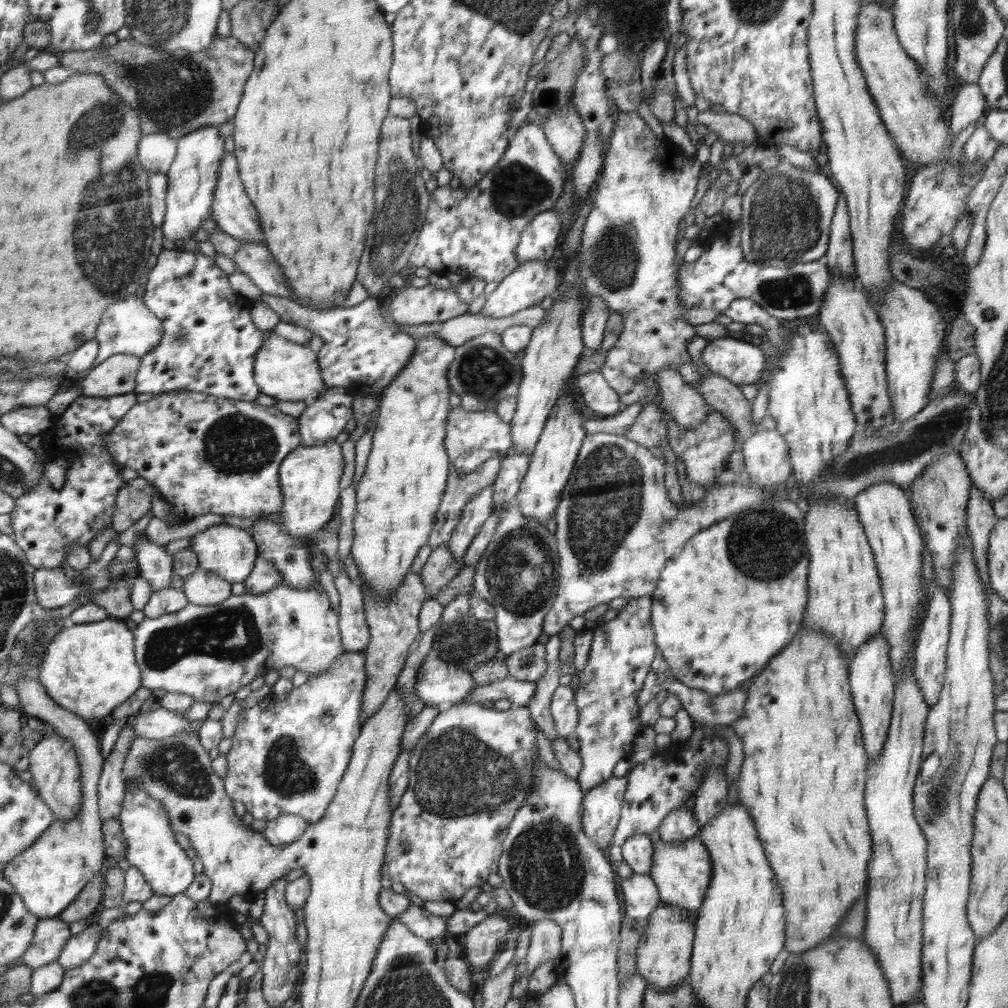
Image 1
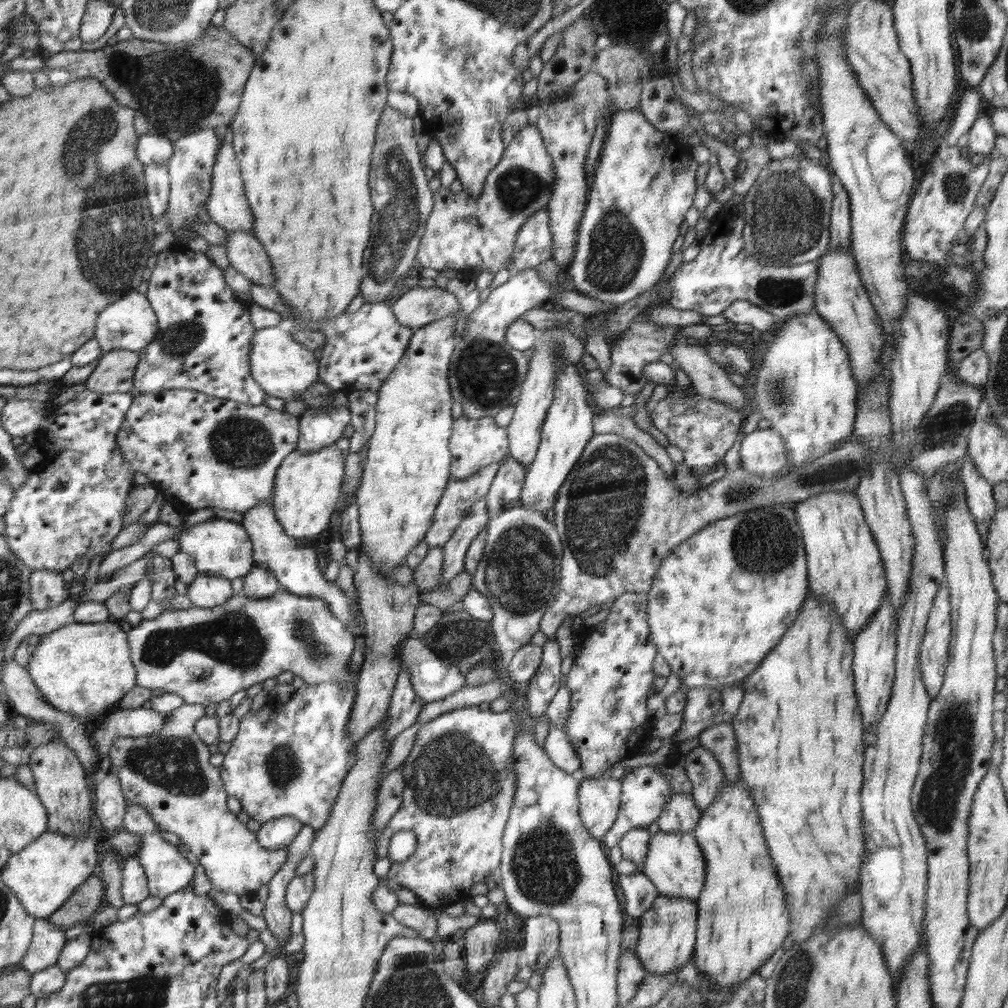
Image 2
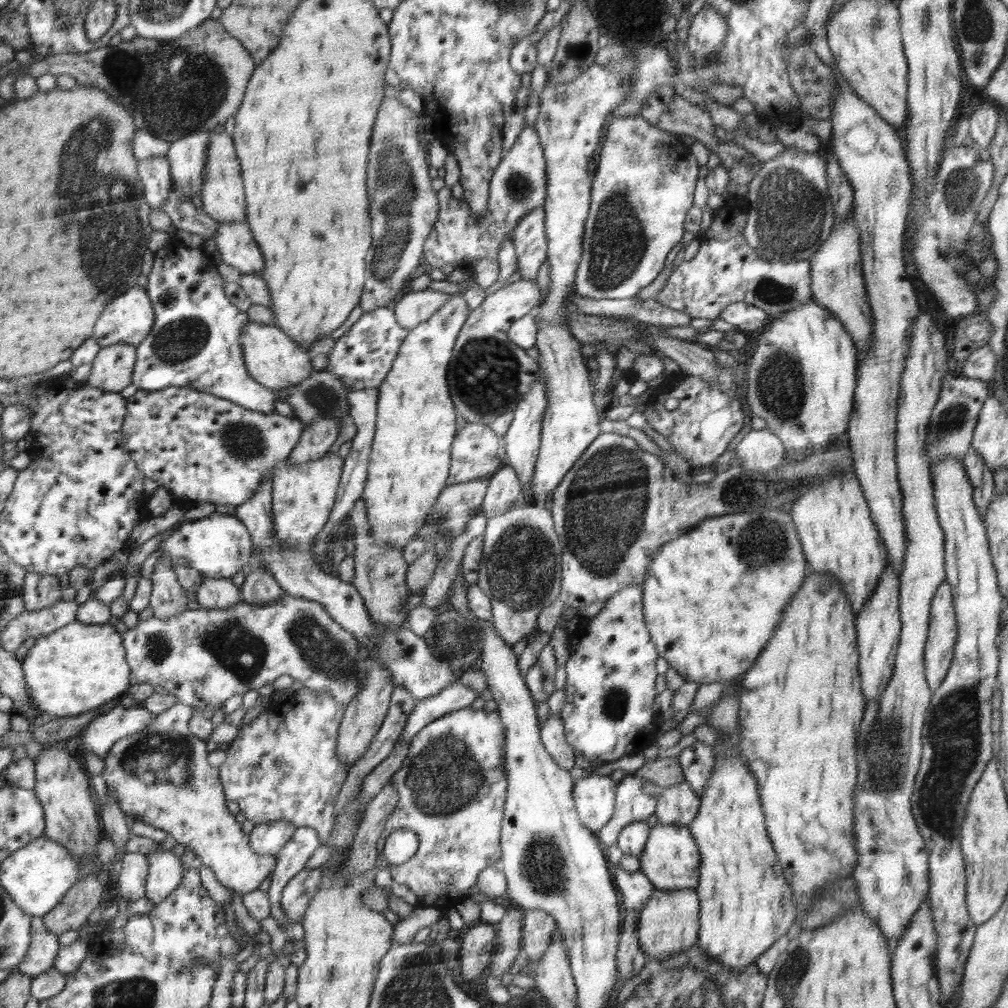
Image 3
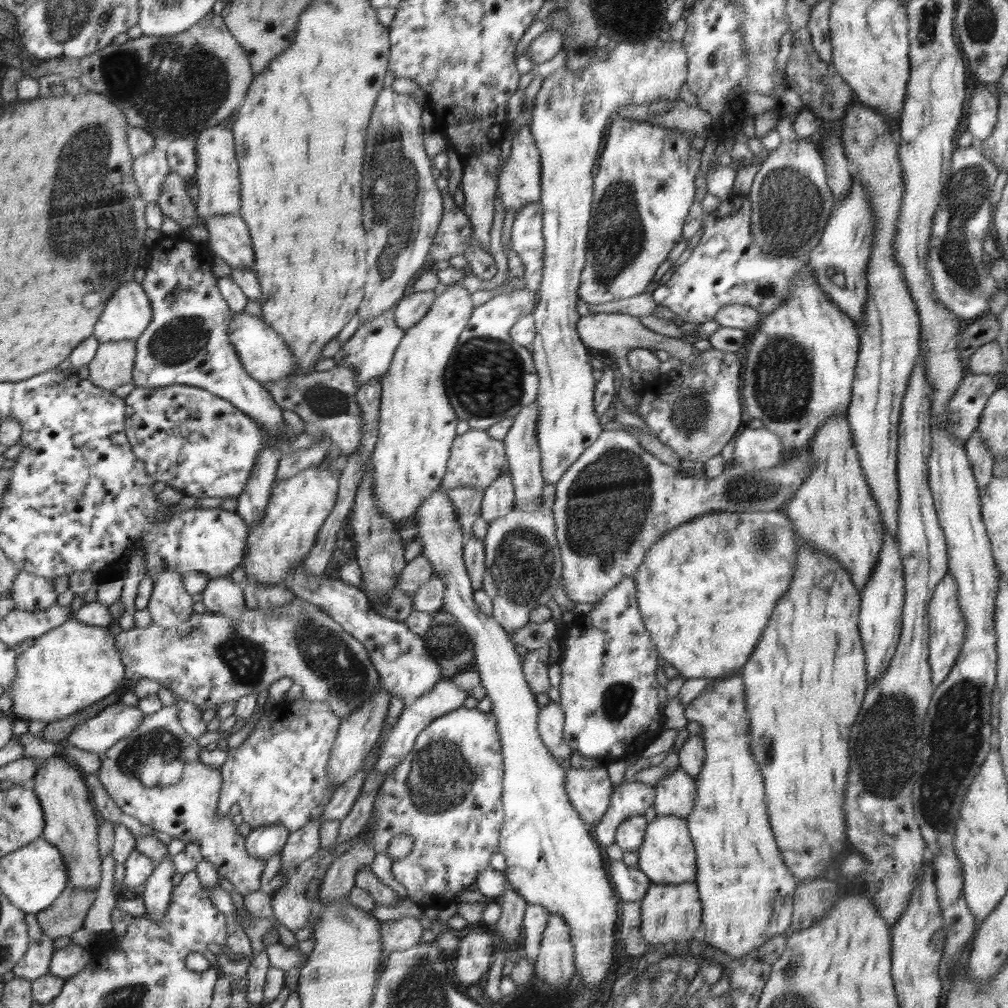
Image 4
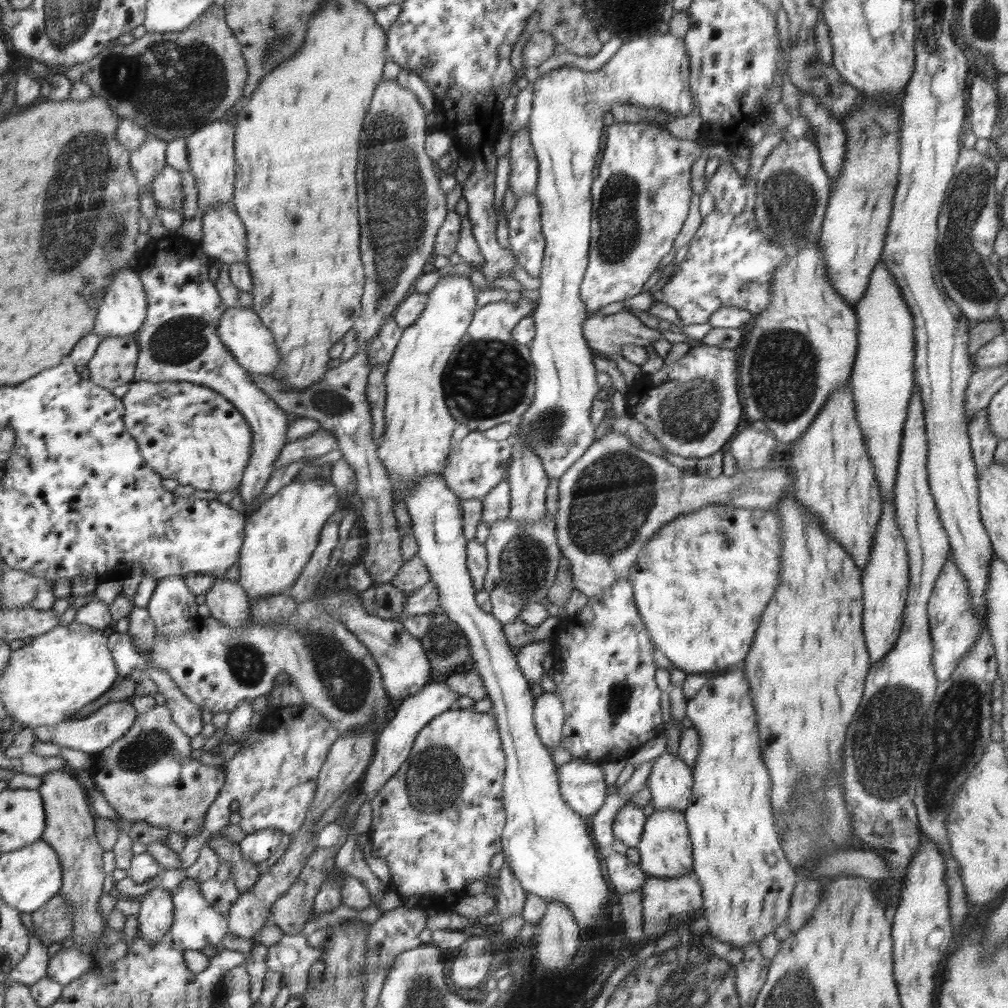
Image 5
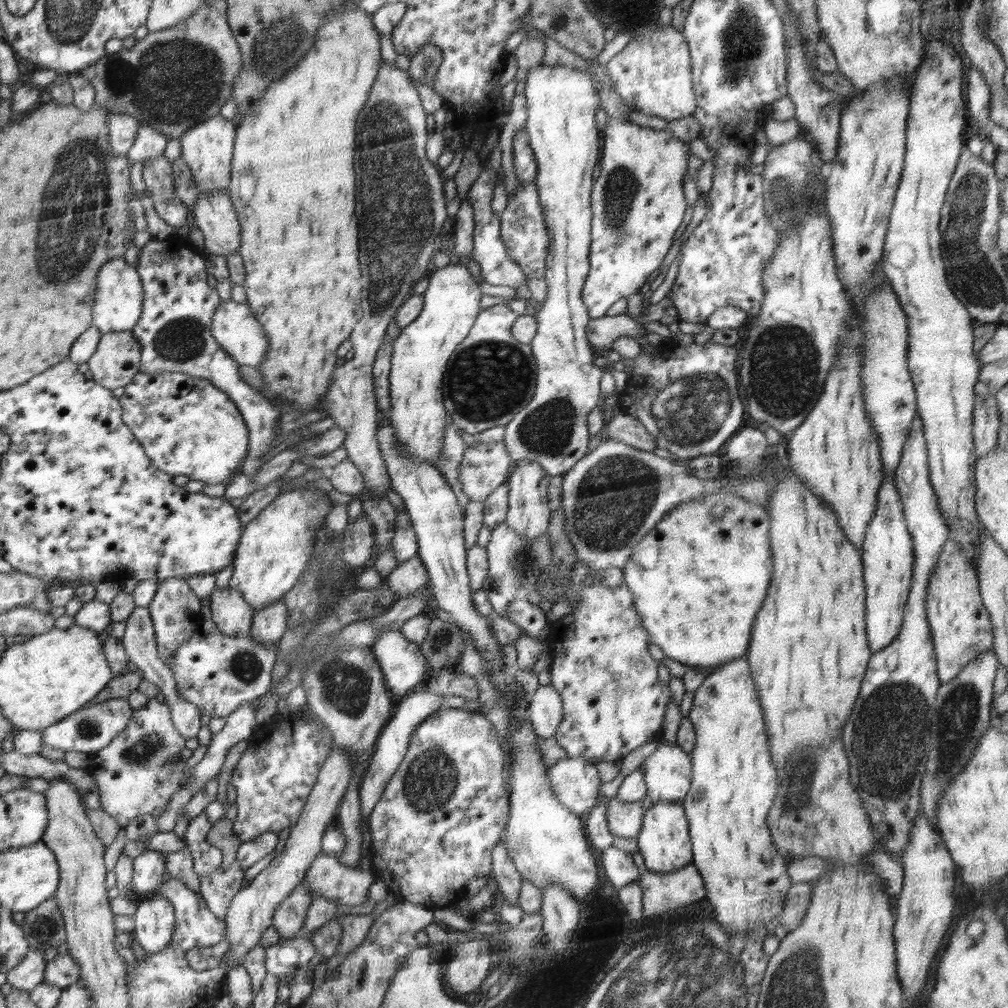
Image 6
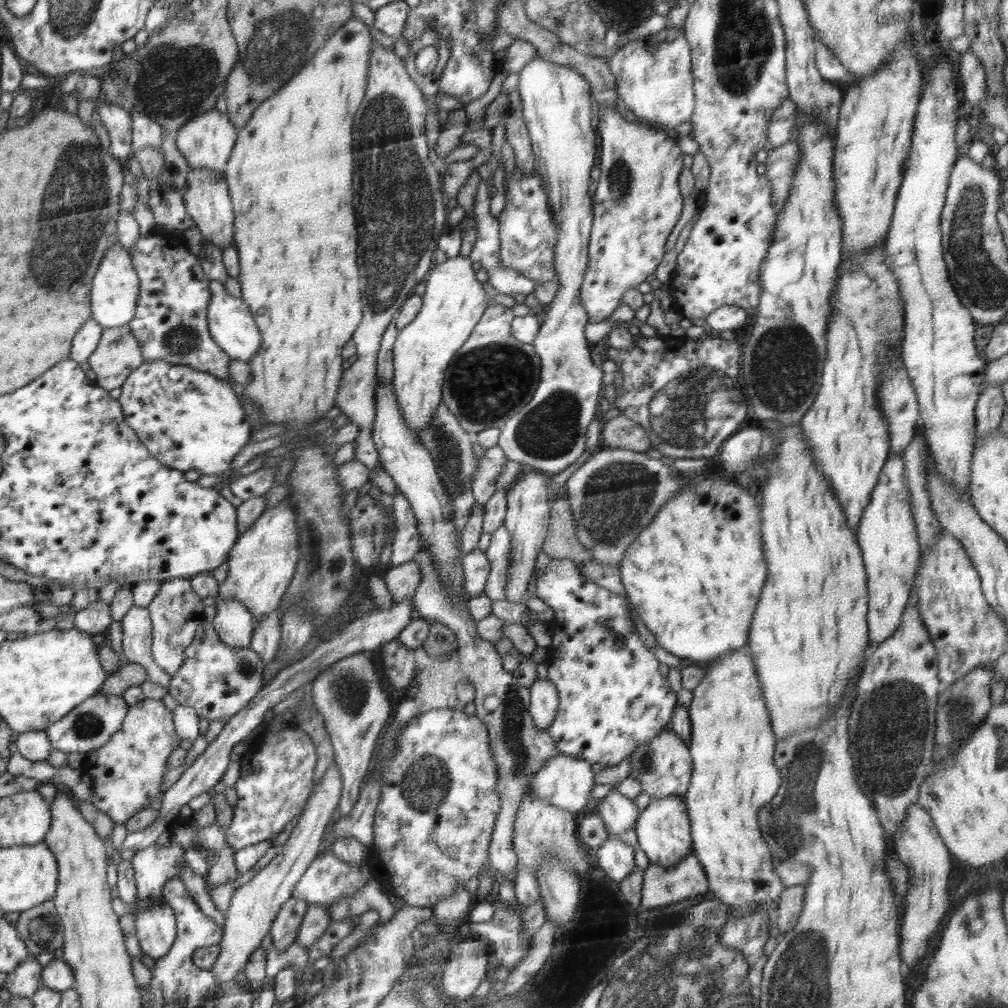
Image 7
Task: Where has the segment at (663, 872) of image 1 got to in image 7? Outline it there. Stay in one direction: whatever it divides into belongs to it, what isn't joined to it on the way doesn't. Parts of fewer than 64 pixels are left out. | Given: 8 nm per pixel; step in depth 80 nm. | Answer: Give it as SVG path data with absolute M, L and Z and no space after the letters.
M683 796L652 798L648 807L639 814L635 831L638 845L649 858L650 865L672 867L691 854L691 826Z

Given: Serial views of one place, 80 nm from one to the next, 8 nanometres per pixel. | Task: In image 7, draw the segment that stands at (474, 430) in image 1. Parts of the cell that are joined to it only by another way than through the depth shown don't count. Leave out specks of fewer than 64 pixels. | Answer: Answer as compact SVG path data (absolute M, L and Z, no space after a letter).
M497 444L485 448L484 456L479 456L475 473L471 478L471 491L479 505L486 504L495 491L496 479L504 470L507 458Z

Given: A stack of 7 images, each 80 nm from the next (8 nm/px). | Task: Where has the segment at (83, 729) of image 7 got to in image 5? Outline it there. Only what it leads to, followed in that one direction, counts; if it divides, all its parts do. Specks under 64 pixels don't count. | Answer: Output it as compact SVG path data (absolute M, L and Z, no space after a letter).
M128 700L112 702L106 704L94 711L86 718L66 719L62 723L57 723L52 726L42 726L34 728L34 737L38 741L51 742L59 744L62 748L74 748L91 754L98 754L104 748L108 748L112 742L122 738L126 732L133 728L137 721L138 712Z

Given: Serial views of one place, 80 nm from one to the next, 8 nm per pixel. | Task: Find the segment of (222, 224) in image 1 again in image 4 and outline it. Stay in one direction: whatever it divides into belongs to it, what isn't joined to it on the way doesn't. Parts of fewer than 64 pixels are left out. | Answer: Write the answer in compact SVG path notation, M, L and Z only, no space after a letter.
M222 125L206 128L206 131L202 131L200 135L196 136L196 144L198 164L194 186L198 188L200 193L198 202L195 204L197 224L182 229L179 236L182 237L184 232L187 231L186 238L189 238L192 242L200 243L206 240L204 220L209 219L211 216L239 213L241 190L232 128L226 128Z

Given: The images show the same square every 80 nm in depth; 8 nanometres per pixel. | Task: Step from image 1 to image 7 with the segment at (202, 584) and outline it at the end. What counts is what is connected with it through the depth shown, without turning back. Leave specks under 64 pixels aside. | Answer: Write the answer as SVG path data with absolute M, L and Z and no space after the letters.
M217 597L216 618L212 624L217 636L230 648L248 648L254 632L254 618L240 602Z

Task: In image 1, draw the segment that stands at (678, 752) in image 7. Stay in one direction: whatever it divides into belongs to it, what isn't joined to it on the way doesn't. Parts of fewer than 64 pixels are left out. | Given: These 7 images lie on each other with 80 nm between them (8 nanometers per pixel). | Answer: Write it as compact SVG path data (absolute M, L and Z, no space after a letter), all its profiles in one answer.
M685 802L685 804L670 812L657 829L661 840L679 842L698 835L702 828L696 822L691 804Z

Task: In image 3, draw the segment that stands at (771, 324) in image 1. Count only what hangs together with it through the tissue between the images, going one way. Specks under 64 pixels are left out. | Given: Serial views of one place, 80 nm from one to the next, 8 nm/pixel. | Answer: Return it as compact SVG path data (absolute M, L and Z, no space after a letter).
M735 302L729 304L721 313L719 318L740 328L742 331L758 331L767 326L770 316L766 311L755 306Z

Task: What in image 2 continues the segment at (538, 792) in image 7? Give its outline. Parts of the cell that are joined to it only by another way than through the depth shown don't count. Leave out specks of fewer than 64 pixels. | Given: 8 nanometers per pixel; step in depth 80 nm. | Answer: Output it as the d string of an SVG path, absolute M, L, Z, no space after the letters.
M591 778L579 783L579 815L592 838L603 840L616 820L621 779Z

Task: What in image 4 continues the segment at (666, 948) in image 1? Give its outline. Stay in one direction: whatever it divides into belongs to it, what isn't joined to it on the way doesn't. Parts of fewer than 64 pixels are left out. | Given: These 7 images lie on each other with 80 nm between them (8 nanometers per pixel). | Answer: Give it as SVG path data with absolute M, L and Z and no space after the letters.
M652 882L641 903L642 940L650 949L666 942L686 944L691 942L694 932L701 924L701 902L695 882L684 884L656 884Z

